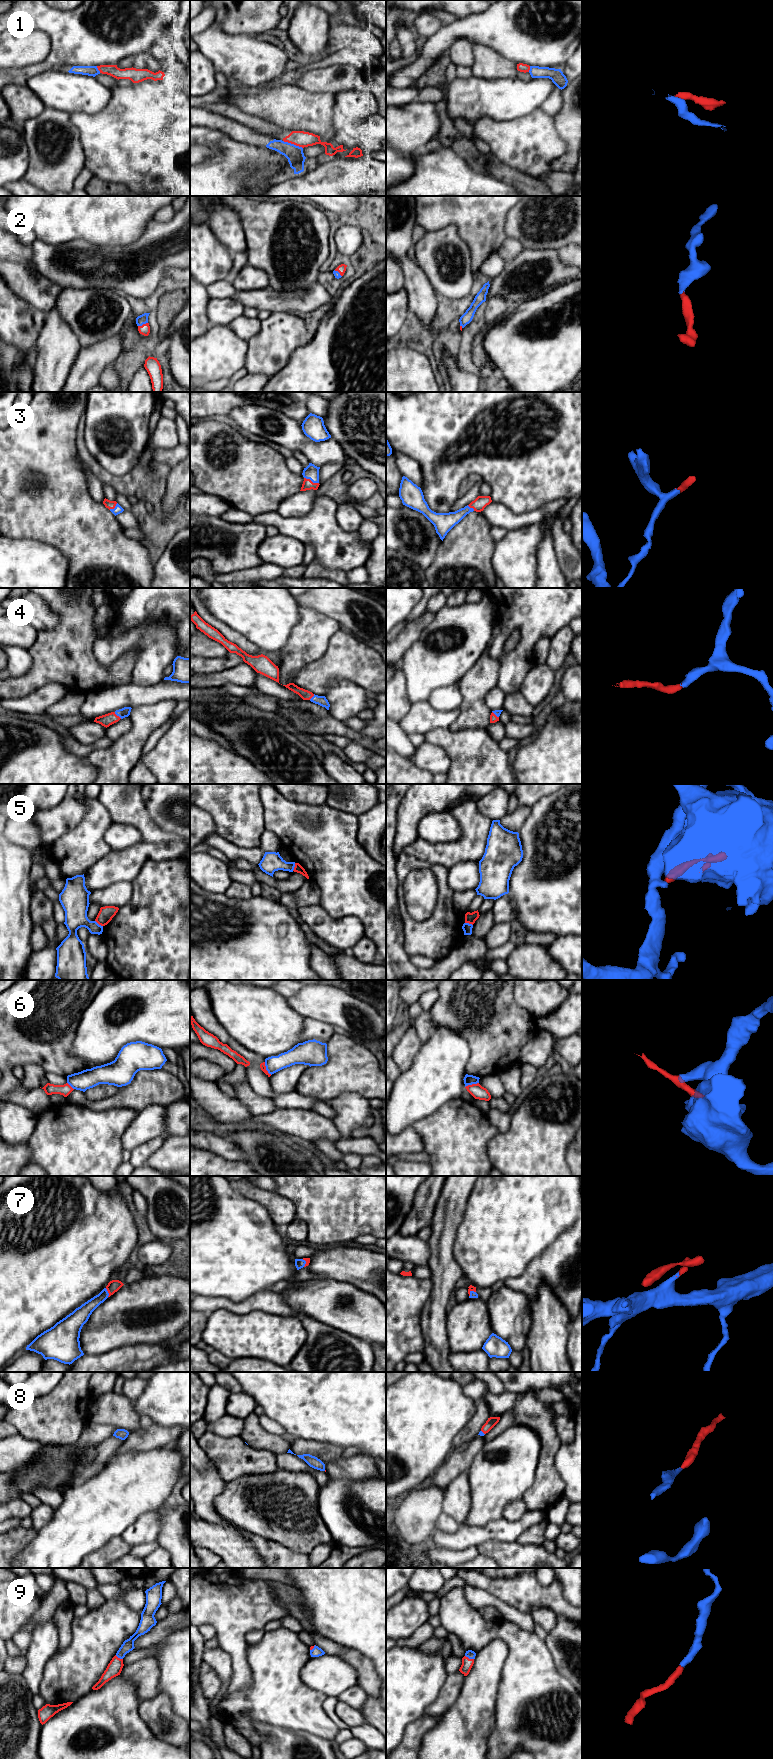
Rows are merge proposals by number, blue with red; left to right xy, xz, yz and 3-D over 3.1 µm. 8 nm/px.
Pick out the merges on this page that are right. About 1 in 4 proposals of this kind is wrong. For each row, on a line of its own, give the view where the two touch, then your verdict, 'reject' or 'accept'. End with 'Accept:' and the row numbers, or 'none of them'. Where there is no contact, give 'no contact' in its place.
1: meets blue in xz; reject
2: meets blue in xy; accept
3: meets blue in xz; accept
4: meets blue in xy; accept
5: meets blue in xy; reject
6: meets blue in xz; reject
7: meets blue in xy; accept
8: meets blue in yz; accept
9: meets blue in yz; accept
Accept: 2, 3, 4, 7, 8, 9

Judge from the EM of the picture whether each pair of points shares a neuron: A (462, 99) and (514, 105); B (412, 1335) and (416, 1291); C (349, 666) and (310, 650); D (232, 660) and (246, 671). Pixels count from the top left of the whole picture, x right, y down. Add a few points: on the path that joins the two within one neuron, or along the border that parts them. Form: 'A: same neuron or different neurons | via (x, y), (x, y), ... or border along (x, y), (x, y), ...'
A: same neuron | via (475, 99), (501, 99)
B: same neuron | via (412, 1324), (412, 1302)
C: different neurons | border along (333, 635), (326, 650), (301, 668)
D: different neurons | border along (243, 661), (216, 672)

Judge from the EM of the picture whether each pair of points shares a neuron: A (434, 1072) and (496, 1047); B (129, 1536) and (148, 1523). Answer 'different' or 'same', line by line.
A: different
B: same

